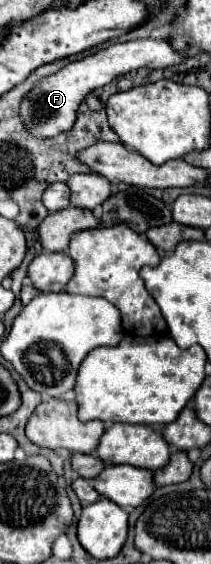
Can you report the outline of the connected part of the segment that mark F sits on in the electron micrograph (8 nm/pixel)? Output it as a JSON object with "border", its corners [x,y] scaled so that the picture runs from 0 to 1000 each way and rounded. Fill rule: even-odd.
{"border":[[[649,69],[649,73],[517,80],[393,105],[318,112],[308,119],[289,119],[270,129],[251,129],[232,137],[185,140],[156,151],[156,158],[100,176],[90,211],[100,211],[109,225],[175,246],[270,243],[280,236],[308,236],[346,225],[374,186],[450,158],[498,154],[536,140],[602,133],[621,126],[649,126],[649,122],[773,122],[801,115],[858,112],[877,105],[886,105],[886,94],[829,94],[820,83],[801,80],[801,73],[782,73],[782,69]]]}

